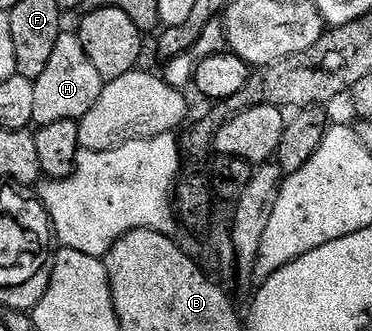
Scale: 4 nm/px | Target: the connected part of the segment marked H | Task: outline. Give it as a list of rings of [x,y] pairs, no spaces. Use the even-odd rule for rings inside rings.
[[[64,32],[56,40],[56,49],[48,59],[44,73],[33,83],[33,125],[40,127],[56,124],[56,120],[83,118],[88,112],[88,108],[92,108],[92,104],[96,104],[96,100],[100,100],[104,80],[100,76],[100,72],[96,72],[92,60],[88,60],[88,52],[84,52],[84,44],[80,44],[77,33]]]

